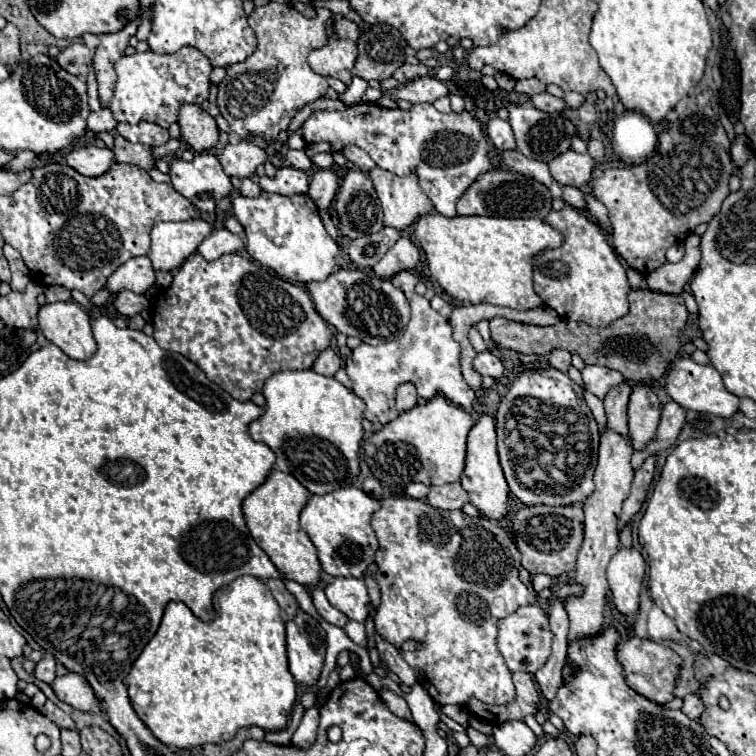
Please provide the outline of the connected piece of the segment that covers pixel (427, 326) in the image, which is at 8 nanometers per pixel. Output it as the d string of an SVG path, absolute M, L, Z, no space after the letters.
M398 272L390 278L392 284L402 290L412 306L412 318L398 342L384 342L380 346L360 344L352 354L344 360L344 370L352 380L352 390L366 402L366 414L374 422L386 424L398 416L394 406L394 392L398 384L412 382L418 390L420 398L434 398L442 394L448 402L462 406L464 410L472 408L476 398L474 390L464 382L460 372L460 346L452 340L452 328L446 318L442 318L436 310L430 308L430 302L424 296L414 292L418 278L412 272Z

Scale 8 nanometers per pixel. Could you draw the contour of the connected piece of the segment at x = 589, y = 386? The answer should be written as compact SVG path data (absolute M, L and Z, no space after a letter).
M586 364L582 370L582 380L584 380L584 388L588 392L596 394L598 398L604 398L612 386L624 382L624 376L616 370L606 368L606 366Z

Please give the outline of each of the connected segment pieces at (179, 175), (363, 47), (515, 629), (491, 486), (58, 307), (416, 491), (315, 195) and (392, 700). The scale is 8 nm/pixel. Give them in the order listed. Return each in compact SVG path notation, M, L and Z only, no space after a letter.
M210 152L196 154L192 162L172 160L168 174L174 190L204 212L214 212L216 198L220 200L232 192L230 178L222 172L218 158Z
M388 24L372 26L358 40L358 58L352 74L378 82L390 78L404 64L404 46L406 42L396 28Z
M522 606L510 616L498 620L498 638L496 638L498 650L506 660L506 666L512 672L528 672L534 674L538 668L544 666L544 662L550 656L550 644L552 644L552 632L548 626L548 616L538 606Z
M480 414L476 424L468 434L468 448L466 448L466 466L460 478L462 488L470 496L470 504L474 504L486 518L502 520L508 514L508 484L504 480L498 454L496 454L496 432L494 432L494 418L490 414Z
M72 300L40 306L38 330L74 360L88 360L96 352L90 316Z
M408 484L406 486L406 494L416 500L424 500L428 496L428 490L430 490L430 486L426 486L426 484Z
M316 170L310 182L308 196L316 202L318 208L328 208L338 192L338 178L332 170Z
M380 690L380 696L382 696L382 700L388 704L388 708L390 708L392 714L396 714L396 716L408 720L408 722L412 720L412 714L410 714L408 704L404 702L404 698L400 698L398 694L394 694L394 692L390 692L390 690Z

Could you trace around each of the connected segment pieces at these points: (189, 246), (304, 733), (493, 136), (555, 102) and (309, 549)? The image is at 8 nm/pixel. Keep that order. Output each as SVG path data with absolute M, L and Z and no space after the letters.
M204 220L158 222L150 232L152 244L148 258L152 262L152 268L176 272L180 264L196 252L210 230L212 226Z
M316 702L312 708L308 708L302 716L300 726L296 728L292 736L292 744L300 748L310 748L316 740L316 730L318 730L318 720L320 720L320 704Z
M498 116L496 118L490 118L486 122L486 136L490 138L490 142L498 148L498 150L504 150L504 148L516 148L516 142L514 142L514 136L512 136L512 128L506 120L500 120Z
M548 92L532 96L530 102L532 102L534 108L538 108L538 110L542 110L542 112L562 112L562 110L566 108L566 104L564 104L562 98L556 98L556 96L548 94Z
M270 470L264 484L260 484L254 492L250 492L244 502L244 518L248 530L256 544L268 554L274 566L290 580L296 580L304 586L316 586L320 578L320 562L316 554L316 546L308 538L308 534L300 528L300 510L308 502L310 492L292 476L280 470Z

